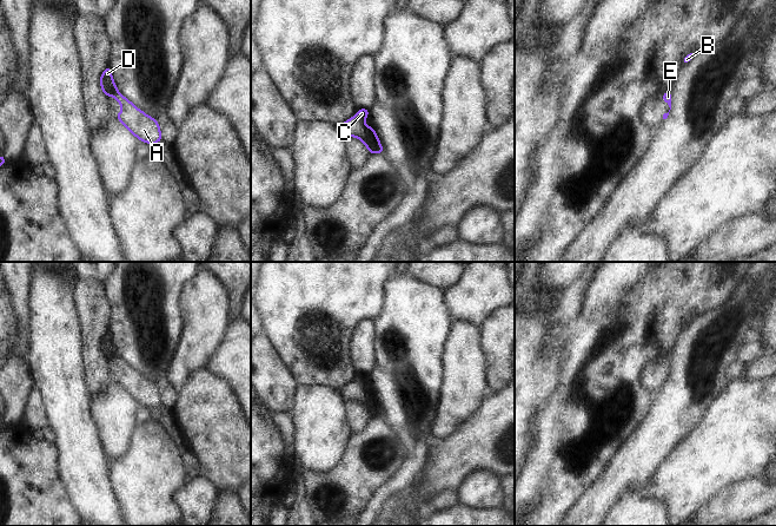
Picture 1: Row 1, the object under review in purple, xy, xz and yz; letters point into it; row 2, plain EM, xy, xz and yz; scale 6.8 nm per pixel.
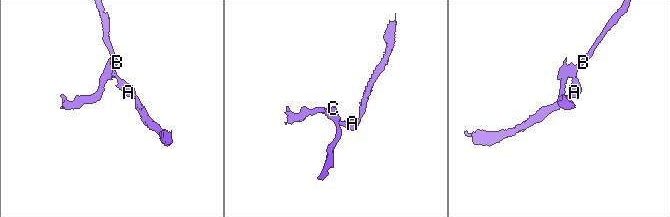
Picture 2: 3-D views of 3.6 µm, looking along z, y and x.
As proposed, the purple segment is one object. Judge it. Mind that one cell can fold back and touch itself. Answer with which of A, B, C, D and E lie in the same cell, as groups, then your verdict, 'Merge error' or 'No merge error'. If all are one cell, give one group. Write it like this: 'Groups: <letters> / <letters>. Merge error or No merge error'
Groups: A E / B C D. Merge error.

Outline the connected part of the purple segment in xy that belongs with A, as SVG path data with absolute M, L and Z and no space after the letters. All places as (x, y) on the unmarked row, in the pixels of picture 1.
M119 356L114 362L122 370L122 376L114 379L138 403L152 409L161 406L158 386L137 373Z

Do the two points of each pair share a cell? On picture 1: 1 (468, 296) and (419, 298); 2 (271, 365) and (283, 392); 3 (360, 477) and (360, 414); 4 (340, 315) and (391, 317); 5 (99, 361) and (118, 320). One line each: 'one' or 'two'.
1: two
2: one
3: two
4: two
5: two

